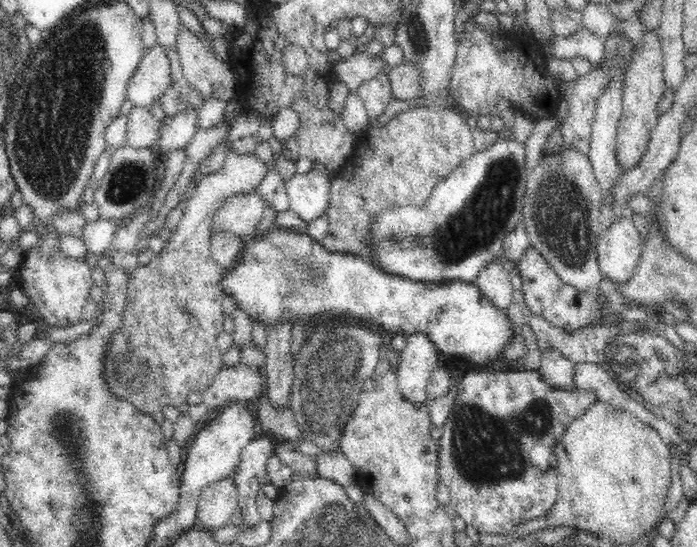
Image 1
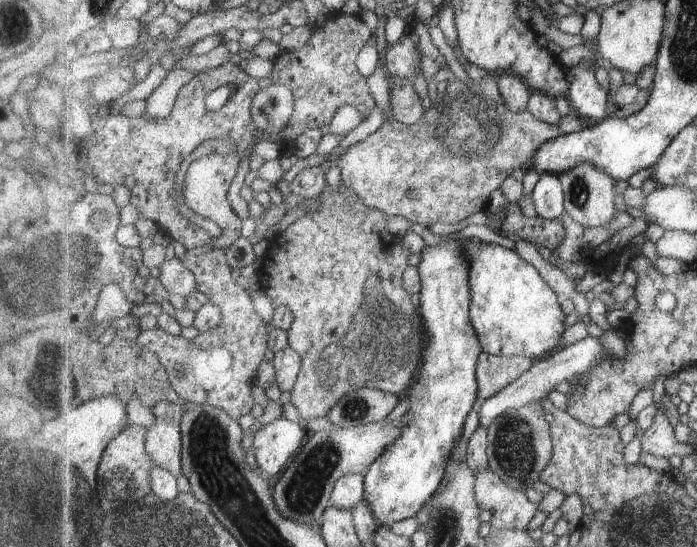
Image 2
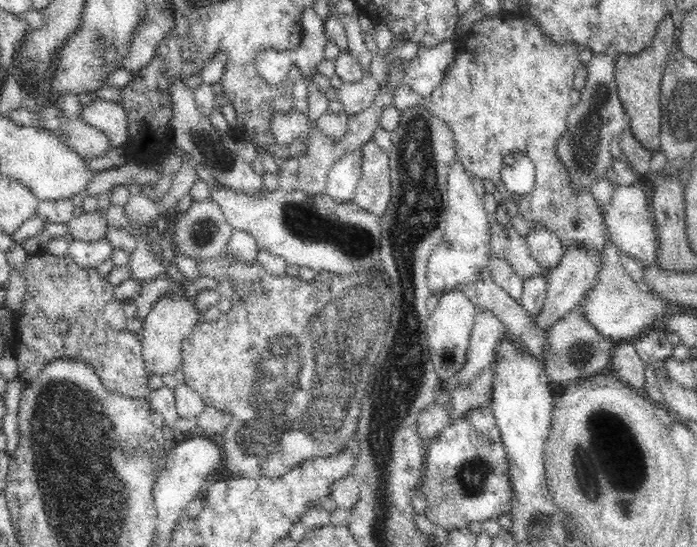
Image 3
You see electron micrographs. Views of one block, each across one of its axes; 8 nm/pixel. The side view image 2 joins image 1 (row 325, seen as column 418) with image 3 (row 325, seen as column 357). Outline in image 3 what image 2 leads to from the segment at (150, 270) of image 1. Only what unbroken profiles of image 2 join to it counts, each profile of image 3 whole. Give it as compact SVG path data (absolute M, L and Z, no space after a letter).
M162 297L149 310L147 317L142 319L142 353L144 368L148 375L164 376L181 368L181 341L193 330L194 324L201 320L202 314L195 306L195 301L186 297Z

